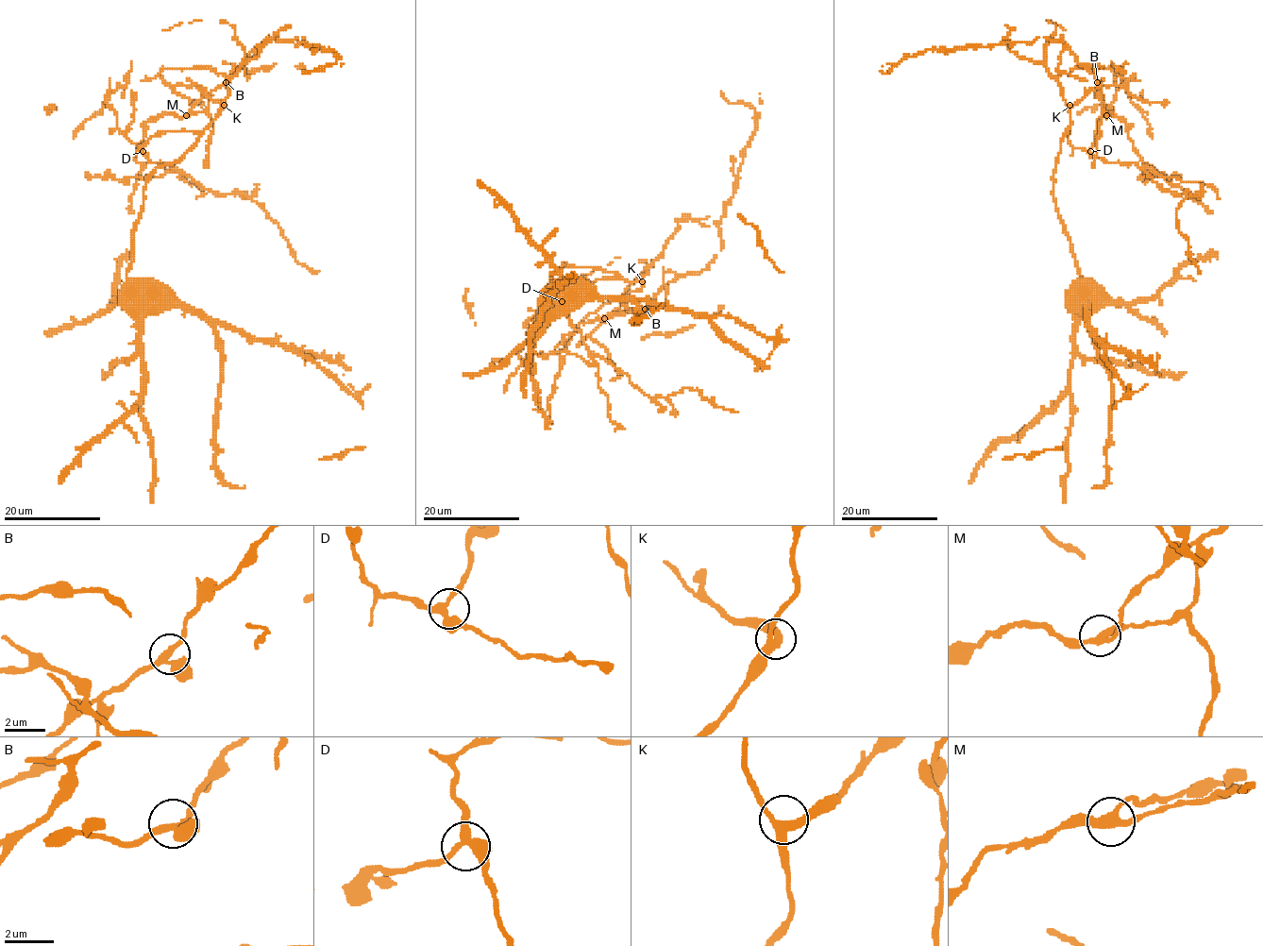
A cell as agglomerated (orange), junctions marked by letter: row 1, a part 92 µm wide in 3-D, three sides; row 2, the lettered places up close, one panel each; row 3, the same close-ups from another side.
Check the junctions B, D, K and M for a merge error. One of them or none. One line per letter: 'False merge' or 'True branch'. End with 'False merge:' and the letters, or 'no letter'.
B: True branch
D: True branch
K: True branch
M: False merge
False merge: M

